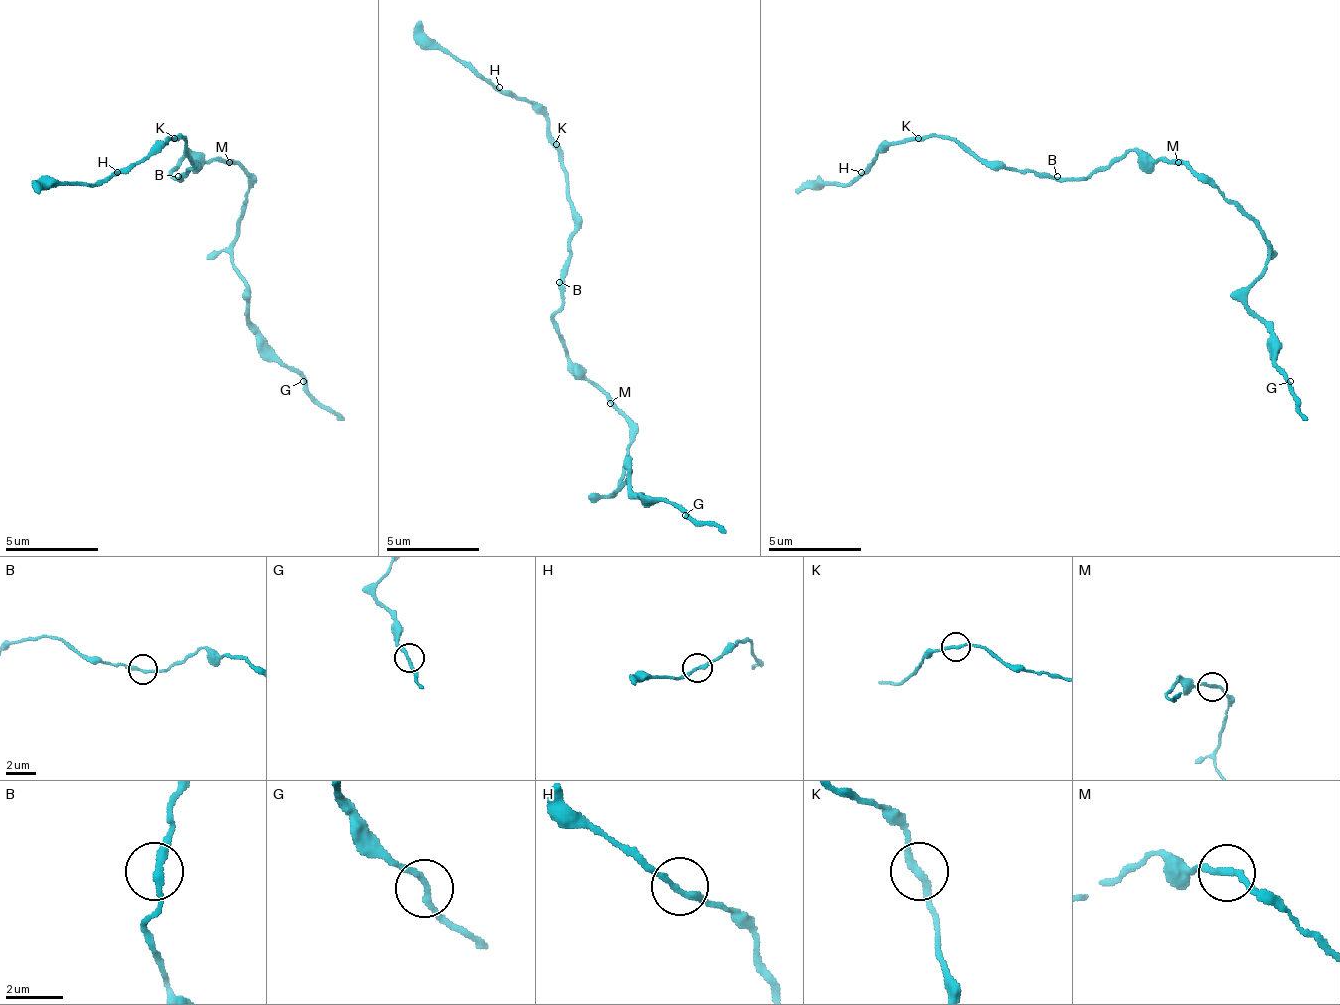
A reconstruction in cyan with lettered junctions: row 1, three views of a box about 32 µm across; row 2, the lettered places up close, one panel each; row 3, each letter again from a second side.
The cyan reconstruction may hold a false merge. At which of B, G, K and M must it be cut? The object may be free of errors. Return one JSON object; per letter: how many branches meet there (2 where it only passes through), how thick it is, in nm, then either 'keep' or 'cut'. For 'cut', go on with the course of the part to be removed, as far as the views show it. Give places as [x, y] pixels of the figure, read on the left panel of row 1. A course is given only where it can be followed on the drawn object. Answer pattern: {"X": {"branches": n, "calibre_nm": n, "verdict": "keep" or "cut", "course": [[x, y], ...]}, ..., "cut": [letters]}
{"B": {"branches": 2, "calibre_nm": 200, "verdict": "keep"}, "G": {"branches": 2, "calibre_nm": 200, "verdict": "keep"}, "K": {"branches": 2, "calibre_nm": 200, "verdict": "keep"}, "M": {"branches": 2, "calibre_nm": 200, "verdict": "keep"}, "cut": []}

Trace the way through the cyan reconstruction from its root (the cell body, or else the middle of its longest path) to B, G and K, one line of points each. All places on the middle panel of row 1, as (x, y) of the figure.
B: (568, 352), (564, 347), (564, 338), (554, 329), (554, 315), (564, 301), (564, 287), (559, 282)
G: (568, 352), (629, 427), (629, 464), (615, 492), (629, 473), (629, 487), (638, 496), (671, 501), (685, 515)
K: (568, 352), (554, 329), (554, 315), (564, 301), (564, 264), (573, 231), (573, 203), (554, 143)

